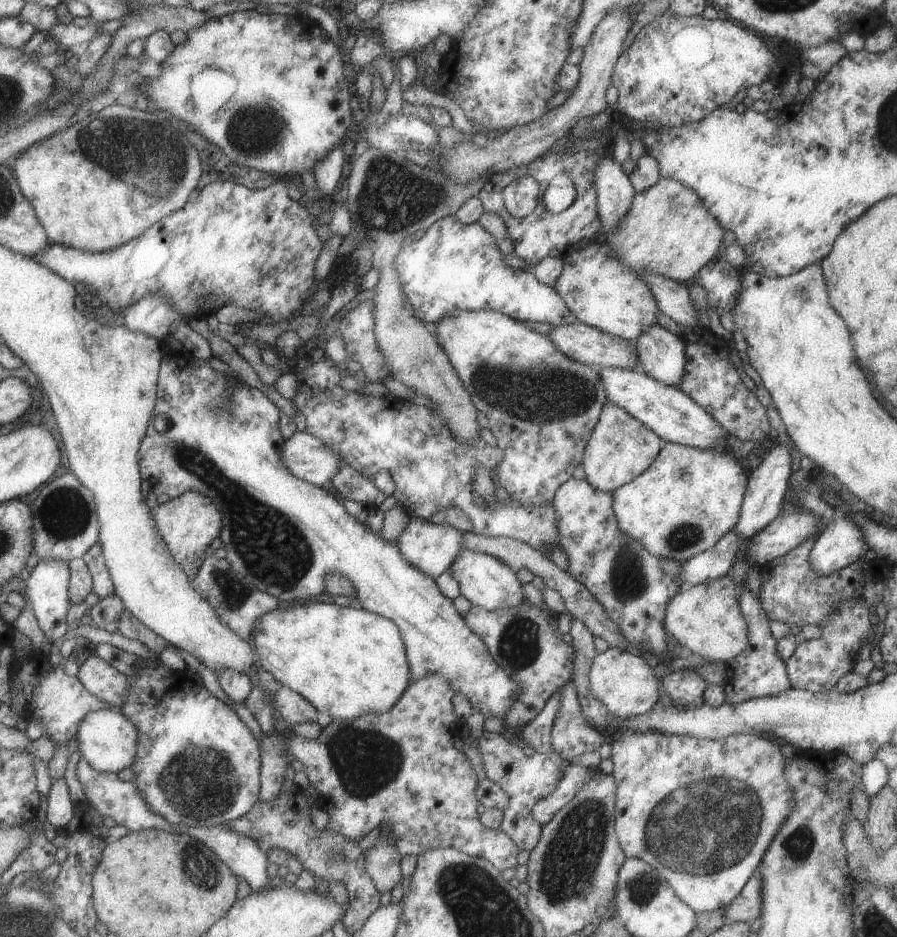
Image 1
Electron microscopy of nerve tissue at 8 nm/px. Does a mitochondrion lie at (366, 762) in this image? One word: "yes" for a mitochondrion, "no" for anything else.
yes

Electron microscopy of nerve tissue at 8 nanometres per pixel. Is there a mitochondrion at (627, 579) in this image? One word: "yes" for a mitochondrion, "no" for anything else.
yes

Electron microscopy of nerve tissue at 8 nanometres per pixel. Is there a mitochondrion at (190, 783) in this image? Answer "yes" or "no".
yes

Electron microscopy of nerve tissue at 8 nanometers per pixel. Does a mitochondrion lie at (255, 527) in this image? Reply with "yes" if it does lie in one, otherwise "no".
yes

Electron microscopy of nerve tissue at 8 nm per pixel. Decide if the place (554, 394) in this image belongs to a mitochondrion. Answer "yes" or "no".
yes

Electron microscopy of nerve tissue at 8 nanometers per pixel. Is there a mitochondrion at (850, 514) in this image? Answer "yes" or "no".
no

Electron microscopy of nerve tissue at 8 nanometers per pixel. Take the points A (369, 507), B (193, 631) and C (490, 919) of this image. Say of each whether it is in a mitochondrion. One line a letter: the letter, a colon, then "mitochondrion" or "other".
A: other
B: other
C: mitochondrion

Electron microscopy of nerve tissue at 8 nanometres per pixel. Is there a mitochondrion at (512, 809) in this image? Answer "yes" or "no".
no

